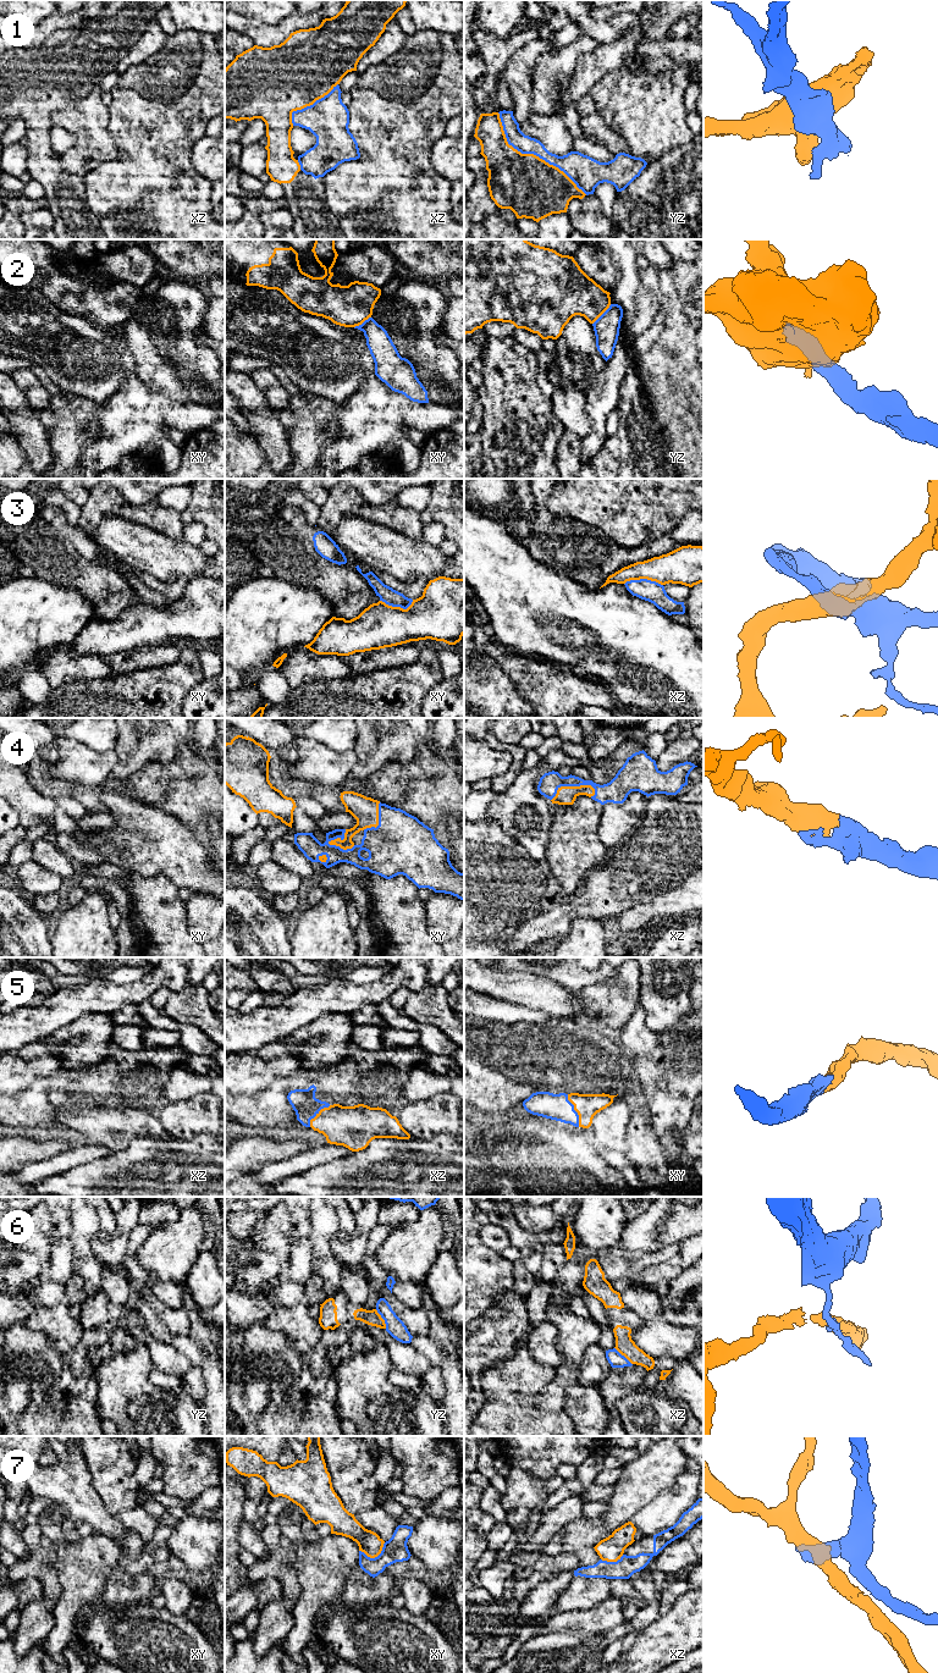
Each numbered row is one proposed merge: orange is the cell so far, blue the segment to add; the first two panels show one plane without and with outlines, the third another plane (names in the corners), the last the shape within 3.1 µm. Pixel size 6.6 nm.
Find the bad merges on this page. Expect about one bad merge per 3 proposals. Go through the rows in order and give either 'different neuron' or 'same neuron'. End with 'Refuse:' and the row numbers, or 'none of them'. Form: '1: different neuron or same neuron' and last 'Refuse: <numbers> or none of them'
1: different neuron
2: different neuron
3: different neuron
4: same neuron
5: same neuron
6: different neuron
7: different neuron
Refuse: 1, 2, 3, 6, 7

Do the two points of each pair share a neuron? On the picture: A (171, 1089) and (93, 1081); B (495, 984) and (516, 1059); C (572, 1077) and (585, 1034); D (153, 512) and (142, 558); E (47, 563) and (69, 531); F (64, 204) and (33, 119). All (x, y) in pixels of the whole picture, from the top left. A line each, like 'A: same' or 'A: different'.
A: different
B: different
C: same
D: different
E: different
F: same

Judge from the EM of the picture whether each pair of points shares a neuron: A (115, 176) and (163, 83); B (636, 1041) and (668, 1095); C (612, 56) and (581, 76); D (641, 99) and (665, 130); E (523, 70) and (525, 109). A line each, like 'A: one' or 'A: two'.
A: two
B: one
C: one
D: one
E: one

